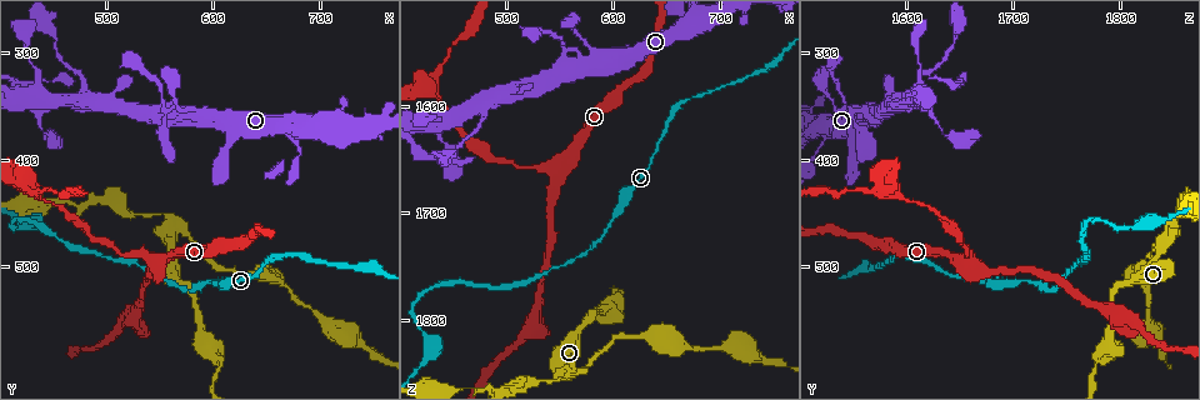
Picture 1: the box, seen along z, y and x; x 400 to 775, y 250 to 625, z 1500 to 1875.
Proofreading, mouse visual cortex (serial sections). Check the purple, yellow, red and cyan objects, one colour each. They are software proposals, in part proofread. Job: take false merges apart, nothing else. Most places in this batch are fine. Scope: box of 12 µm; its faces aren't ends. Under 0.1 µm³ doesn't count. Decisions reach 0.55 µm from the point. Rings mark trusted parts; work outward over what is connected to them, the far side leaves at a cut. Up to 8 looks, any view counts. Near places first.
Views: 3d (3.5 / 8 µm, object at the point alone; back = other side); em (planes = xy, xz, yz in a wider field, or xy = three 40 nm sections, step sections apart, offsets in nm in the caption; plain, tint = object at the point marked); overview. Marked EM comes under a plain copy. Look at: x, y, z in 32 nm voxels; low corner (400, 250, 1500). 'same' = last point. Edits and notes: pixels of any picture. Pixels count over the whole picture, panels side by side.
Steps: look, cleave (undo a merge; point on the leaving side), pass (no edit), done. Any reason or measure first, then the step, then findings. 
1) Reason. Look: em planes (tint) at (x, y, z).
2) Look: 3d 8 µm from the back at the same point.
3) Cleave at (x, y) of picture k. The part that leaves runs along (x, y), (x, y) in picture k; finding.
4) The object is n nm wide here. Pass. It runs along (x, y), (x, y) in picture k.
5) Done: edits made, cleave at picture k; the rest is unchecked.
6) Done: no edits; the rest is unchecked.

Arms part here. Look: 3d 8 µm at (544, 494, 1658).

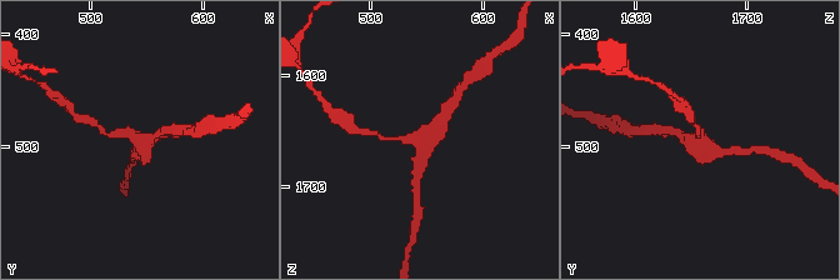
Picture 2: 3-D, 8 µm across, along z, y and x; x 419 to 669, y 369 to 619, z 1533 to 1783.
3 arms meet here; the arms are 200, 250, 300 nm wide; need the tissue. Look: em xy step 1 (tint) at (540, 494, 1656).

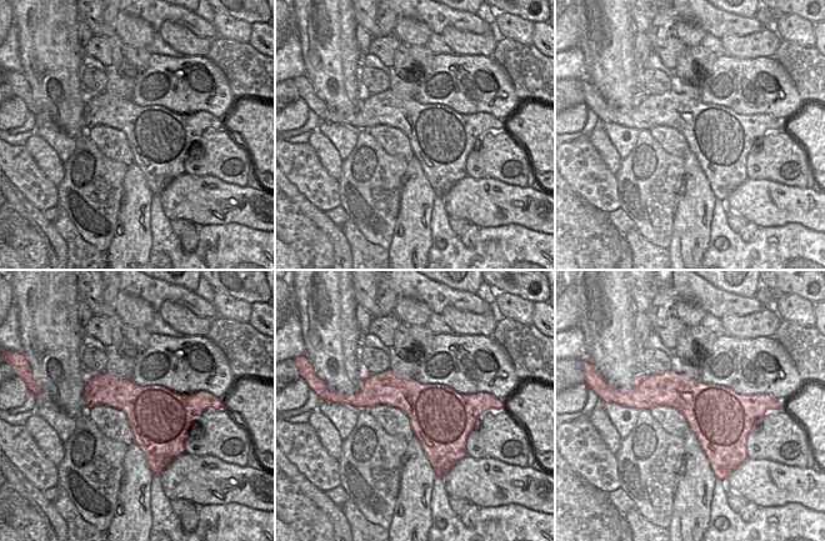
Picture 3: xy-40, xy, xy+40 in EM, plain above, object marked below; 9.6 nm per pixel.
The object is 600 nm wide here. Pass. It runs along (444, 113), (424, 138), (416, 171) in picture 2; continuous, no second cell.

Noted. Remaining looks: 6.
Sharp bend. Look: 3d 8 µm from the back at (562, 466, 1852).

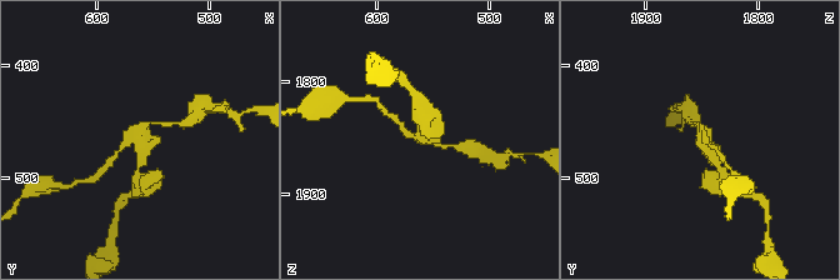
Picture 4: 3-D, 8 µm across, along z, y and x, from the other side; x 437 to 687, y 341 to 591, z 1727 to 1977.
Zoom in. Look: 3d 3.5 µm at (564, 466, 1852).

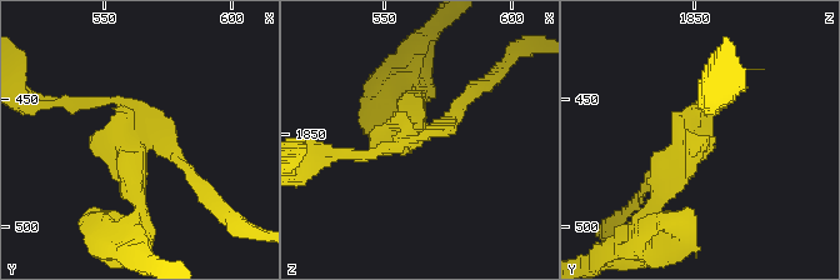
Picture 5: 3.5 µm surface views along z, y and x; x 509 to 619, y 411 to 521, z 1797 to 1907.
Pass. It runs along (140, 210), (136, 141), (175, 153), (190, 176) in picture 5; continuous, no second cell.

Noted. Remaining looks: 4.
Three arms meet. Look: 3d 3.5 µm at (480, 342, 1600).

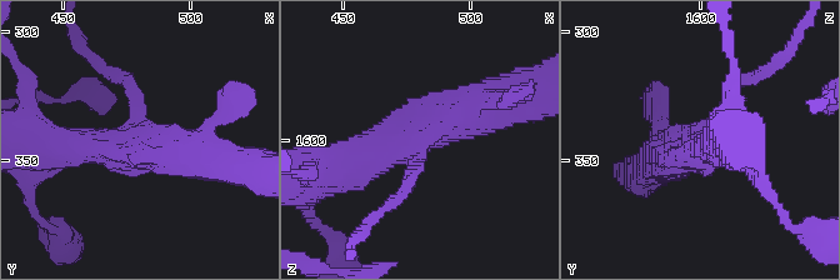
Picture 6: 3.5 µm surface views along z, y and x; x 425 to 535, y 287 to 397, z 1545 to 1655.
3 arms meet here; the arms are 150, 400, 600 nm wide; shape alone is not enough. Look: em xy step 3 (tint) at (481, 345, 1599).

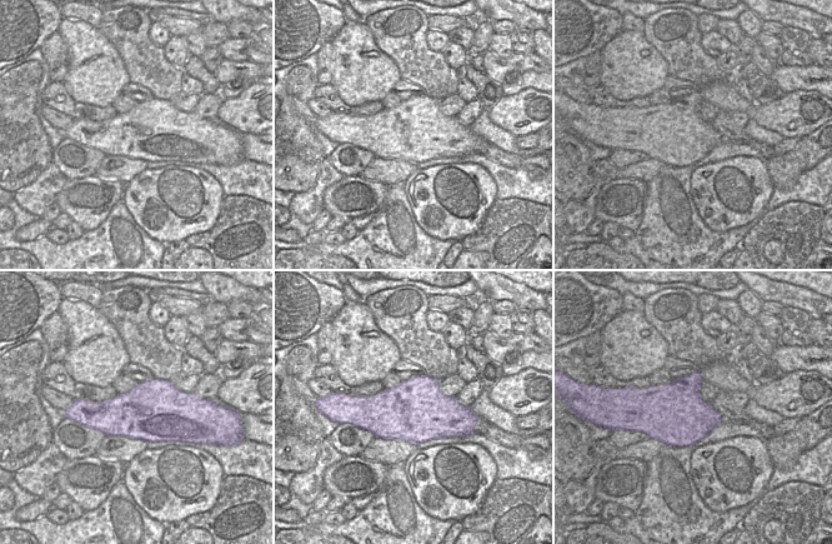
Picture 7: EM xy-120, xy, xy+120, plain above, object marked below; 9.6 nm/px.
Pass. It runs along (493, 100), (398, 148), (344, 164) in picture 6; all the same cell.

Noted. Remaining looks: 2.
Look: 3d 3.5 µm at (438, 436, 1590).

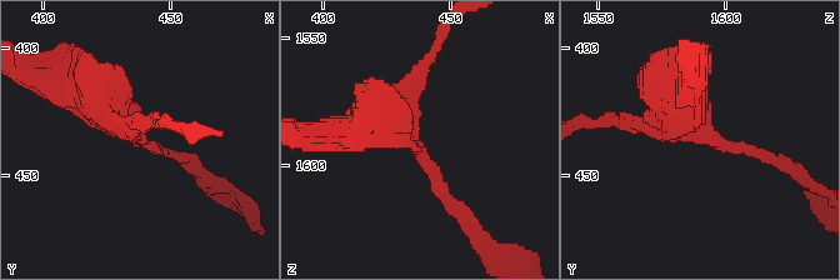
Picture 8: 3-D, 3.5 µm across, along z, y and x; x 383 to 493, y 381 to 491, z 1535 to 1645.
3 arms meet here; the arms are 150, 200, 600 nm wide; now the EM. Look: em planes (tint) at (436, 434, 1587).

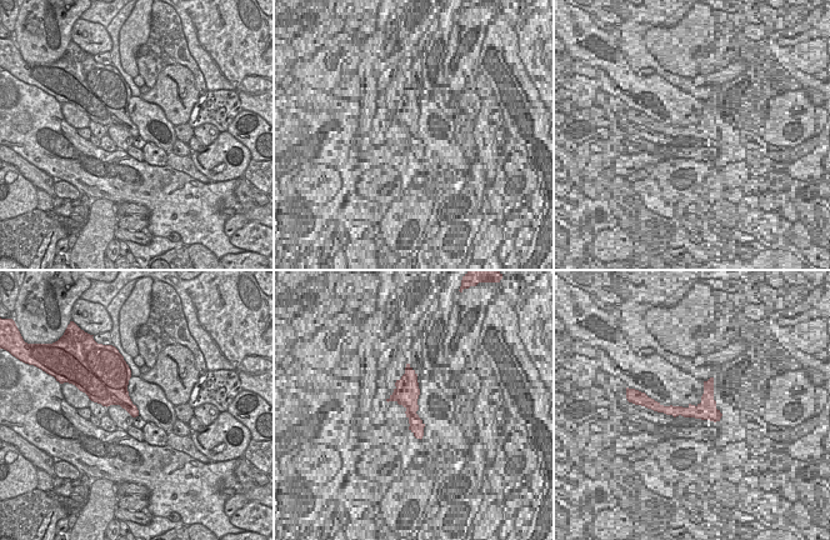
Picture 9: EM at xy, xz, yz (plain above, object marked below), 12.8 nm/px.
The object is 220 nm wide here. Pass. It runs along (171, 153), (144, 145), (75, 73) in picture 8; continuous, no second cell.

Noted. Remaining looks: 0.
Done: no edits; the rest is unchecked.

